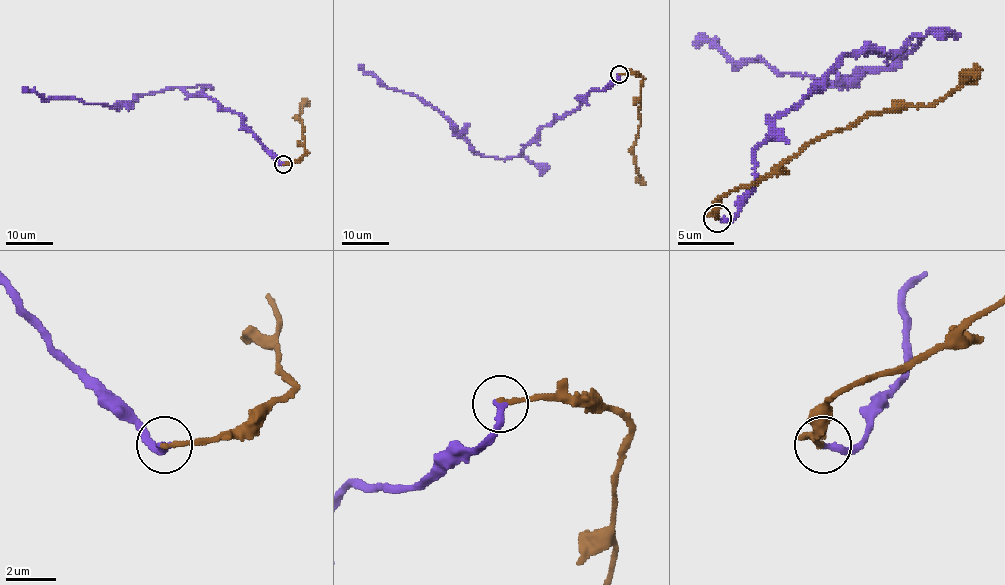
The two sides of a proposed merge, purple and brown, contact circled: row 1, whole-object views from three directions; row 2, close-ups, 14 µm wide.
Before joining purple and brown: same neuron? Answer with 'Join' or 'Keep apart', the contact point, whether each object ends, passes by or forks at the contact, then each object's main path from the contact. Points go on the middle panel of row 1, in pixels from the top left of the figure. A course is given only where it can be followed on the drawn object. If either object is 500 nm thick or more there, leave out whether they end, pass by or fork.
Join. Place: (619, 74). At the ring purple ends. At the ring brown ends. Course of purple: (619, 75), (506, 158), (478, 154), (447, 118), (358, 65). Course of brown: (619, 75), (638, 73), (643, 79), (634, 145), (634, 163), (641, 185)

